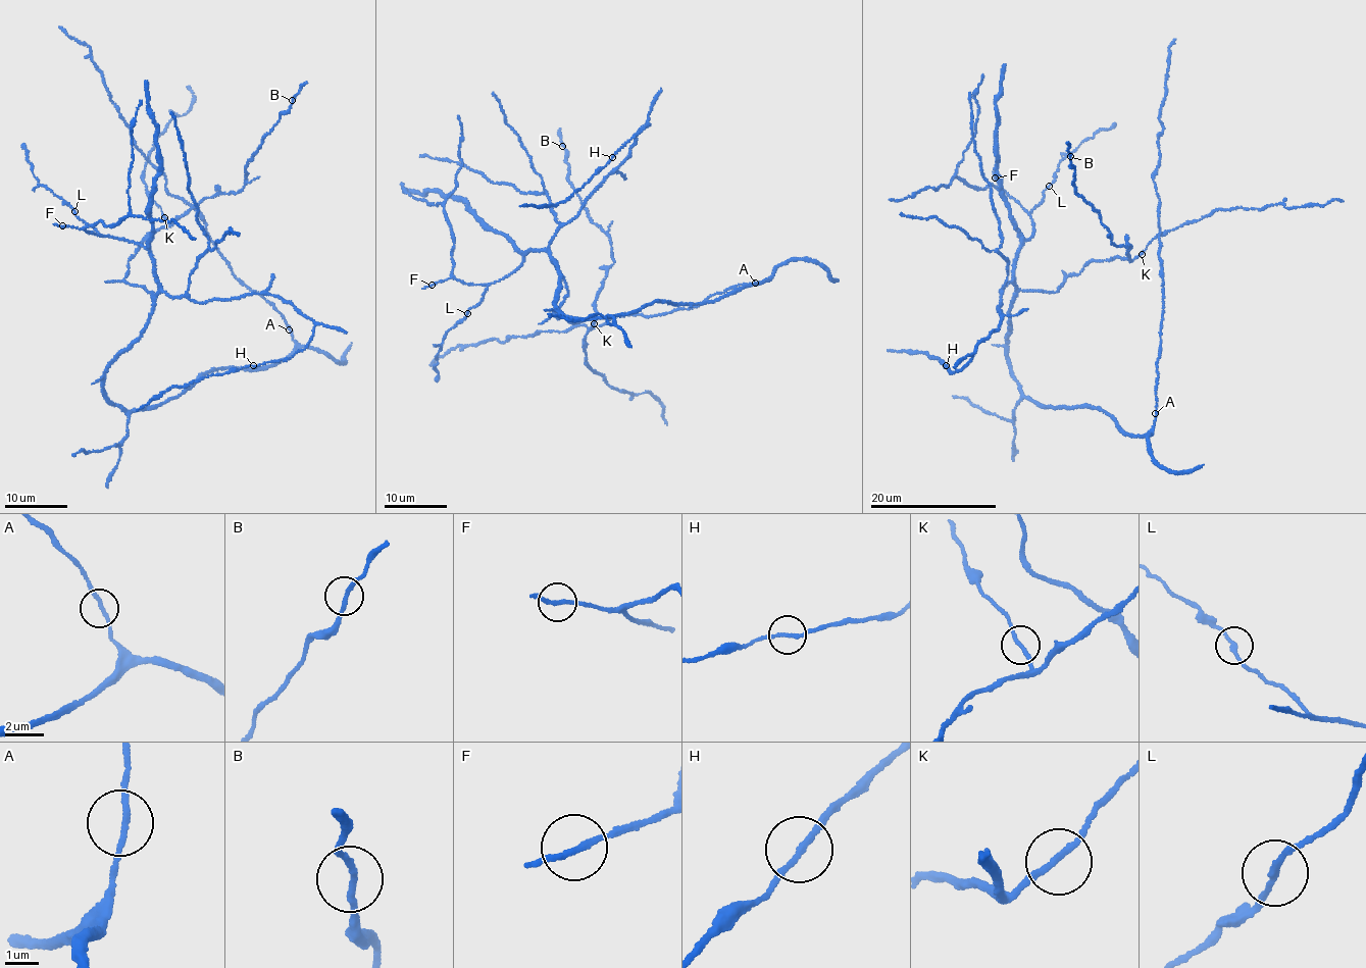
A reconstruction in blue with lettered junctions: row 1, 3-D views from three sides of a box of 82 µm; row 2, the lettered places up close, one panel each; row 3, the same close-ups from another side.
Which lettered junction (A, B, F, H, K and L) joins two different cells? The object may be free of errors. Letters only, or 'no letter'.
no letter

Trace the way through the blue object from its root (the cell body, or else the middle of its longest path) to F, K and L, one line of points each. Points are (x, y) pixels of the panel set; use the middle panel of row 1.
F: (641, 308), (591, 319), (558, 311), (560, 273), (540, 249), (493, 283), (432, 285)
K: (641, 308), (567, 316), (554, 307), (553, 261), (568, 293), (557, 318), (594, 323)
L: (641, 308), (603, 318), (567, 316), (554, 307), (555, 263), (530, 248), (468, 313)

